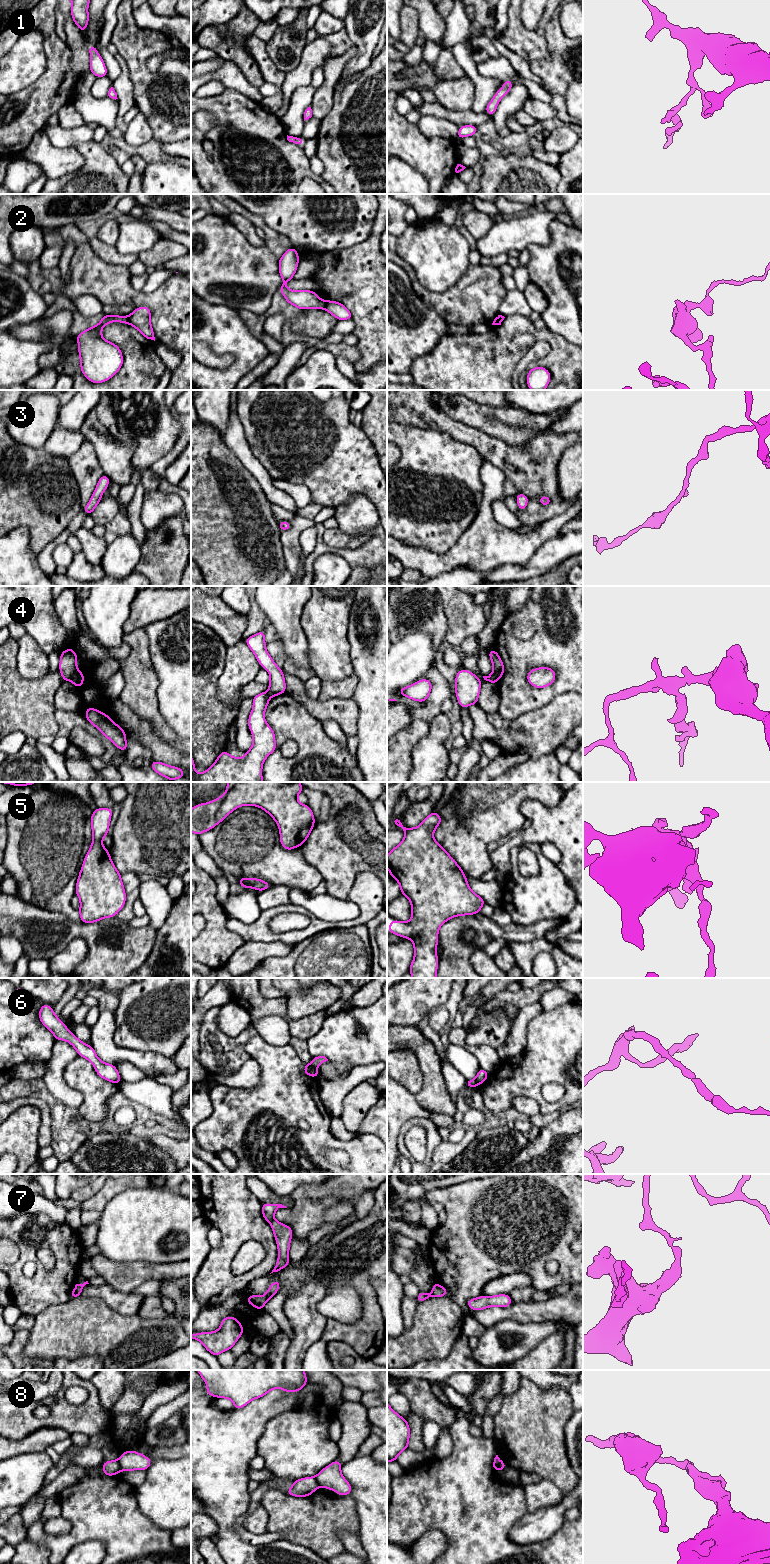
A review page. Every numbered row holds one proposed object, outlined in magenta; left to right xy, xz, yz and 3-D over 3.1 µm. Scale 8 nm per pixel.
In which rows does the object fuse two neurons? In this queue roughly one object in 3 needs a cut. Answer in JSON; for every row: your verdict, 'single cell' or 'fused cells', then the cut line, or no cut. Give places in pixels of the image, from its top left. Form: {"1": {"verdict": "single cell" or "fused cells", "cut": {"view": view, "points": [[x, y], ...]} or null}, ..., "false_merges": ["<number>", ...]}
{"1": {"verdict": "single cell", "cut": null}, "2": {"verdict": "fused cells", "cut": {"view": "xz", "points": [[326, 301], [324, 308]]}}, "3": {"verdict": "single cell", "cut": null}, "4": {"verdict": "fused cells", "cut": {"view": "xy", "points": [[77, 671], [71, 680]]}}, "5": {"verdict": "single cell", "cut": null}, "6": {"verdict": "fused cells", "cut": {"view": "xz", "points": [[309, 1064], [315, 1068]]}}, "7": {"verdict": "fused cells", "cut": {"view": "xz", "points": [[274, 1219], [269, 1222]]}}, "8": {"verdict": "fused cells", "cut": {"view": "xz", "points": [[314, 1477], [318, 1486]]}}, "false_merges": ["2", "4", "6", "7", "8"]}

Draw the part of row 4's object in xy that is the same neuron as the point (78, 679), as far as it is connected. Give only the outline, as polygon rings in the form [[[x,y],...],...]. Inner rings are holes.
[[[77,671],[72,678],[72,682],[77,689],[82,687],[82,685],[84,684],[84,674],[83,674],[83,672]]]

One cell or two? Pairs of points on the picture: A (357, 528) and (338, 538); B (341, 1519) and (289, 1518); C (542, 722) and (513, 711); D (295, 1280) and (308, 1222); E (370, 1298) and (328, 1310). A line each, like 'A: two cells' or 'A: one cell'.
A: two cells
B: one cell
C: two cells
D: two cells
E: two cells

